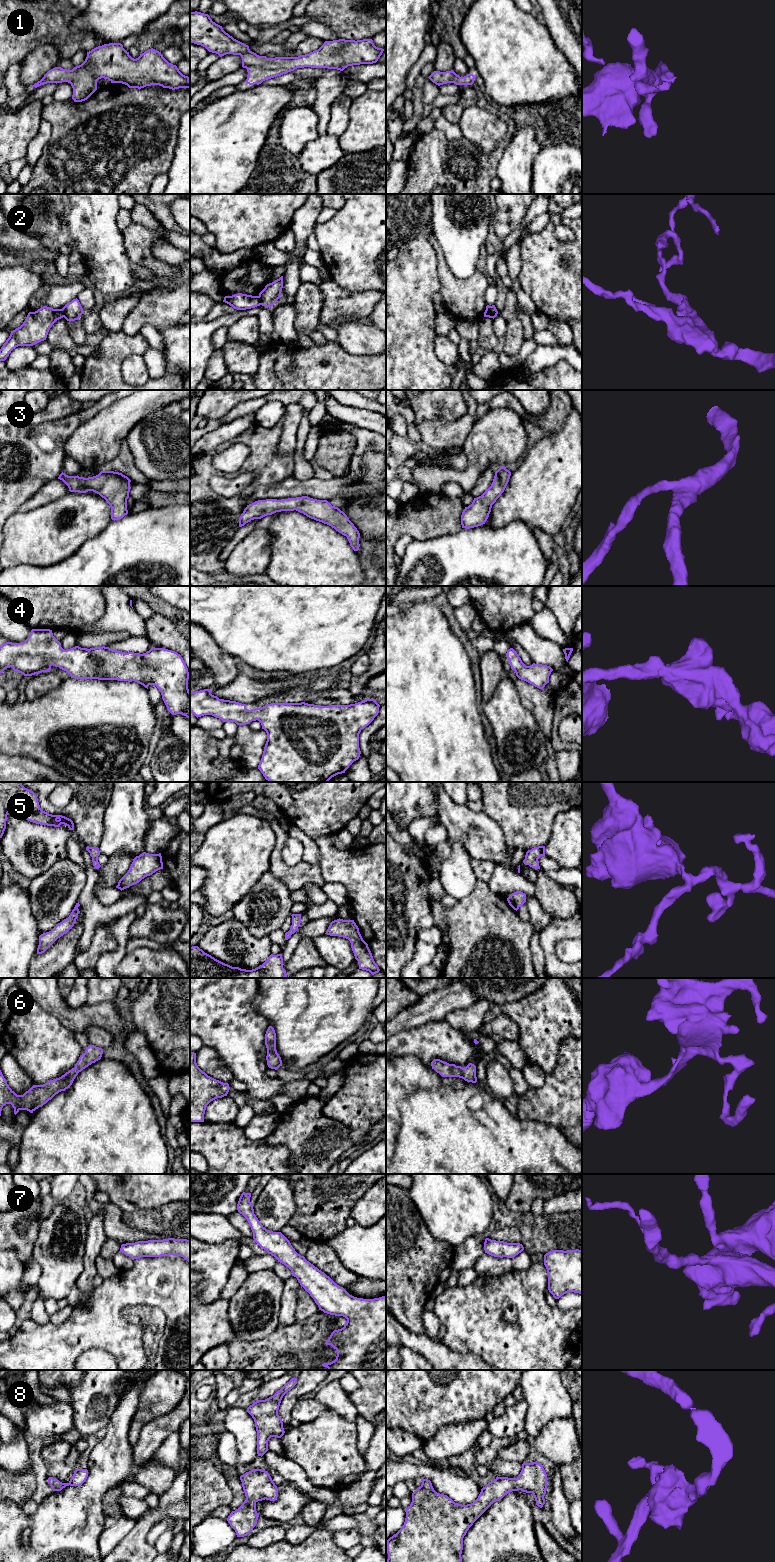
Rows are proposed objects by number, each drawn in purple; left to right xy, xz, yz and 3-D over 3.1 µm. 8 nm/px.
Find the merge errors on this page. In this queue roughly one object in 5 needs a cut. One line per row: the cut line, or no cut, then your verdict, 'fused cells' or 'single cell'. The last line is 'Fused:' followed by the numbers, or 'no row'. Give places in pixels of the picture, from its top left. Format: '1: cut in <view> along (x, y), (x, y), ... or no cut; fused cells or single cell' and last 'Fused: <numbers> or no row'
1: no cut; single cell
2: no cut; single cell
3: no cut; single cell
4: no cut; single cell
5: no cut; single cell
6: no cut; single cell
7: no cut; single cell
8: no cut; single cell
Fused: no row

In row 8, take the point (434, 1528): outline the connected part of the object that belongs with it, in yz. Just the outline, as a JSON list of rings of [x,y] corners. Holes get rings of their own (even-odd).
[[[523,1463],[517,1478],[496,1477],[481,1489],[478,1498],[471,1504],[455,1503],[447,1495],[437,1493],[430,1480],[421,1479],[422,1484],[412,1493],[412,1502],[405,1509],[406,1518],[402,1528],[387,1540],[387,1562],[462,1562],[463,1538],[473,1523],[496,1501],[501,1500],[512,1491],[521,1490],[532,1493],[536,1505],[540,1508],[545,1504],[544,1496],[547,1489],[547,1474],[540,1463]]]

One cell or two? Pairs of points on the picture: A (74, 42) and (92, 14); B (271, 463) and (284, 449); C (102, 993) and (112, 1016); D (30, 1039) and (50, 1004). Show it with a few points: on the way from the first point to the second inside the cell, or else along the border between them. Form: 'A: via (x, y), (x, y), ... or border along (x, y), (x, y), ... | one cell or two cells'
A: border along (79, 11), (71, 30), (88, 30), (103, 41) | two cells
B: border along (281, 431), (278, 452), (280, 454), (292, 455) | two cells
C: border along (113, 1001), (87, 1003) | two cells
D: border along (37, 1002), (63, 1026) | two cells

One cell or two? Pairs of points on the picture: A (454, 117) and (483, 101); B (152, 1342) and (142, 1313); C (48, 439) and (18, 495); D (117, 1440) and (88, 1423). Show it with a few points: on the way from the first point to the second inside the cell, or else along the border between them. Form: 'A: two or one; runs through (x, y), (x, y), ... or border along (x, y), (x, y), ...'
A: one; runs through (458, 109), (466, 101), (475, 101)
B: one; runs through (152, 1335), (152, 1323), (149, 1320)
C: one; runs through (42, 453), (31, 465), (30, 475), (25, 481)
D: two; border along (114, 1408), (108, 1425), (104, 1430)

